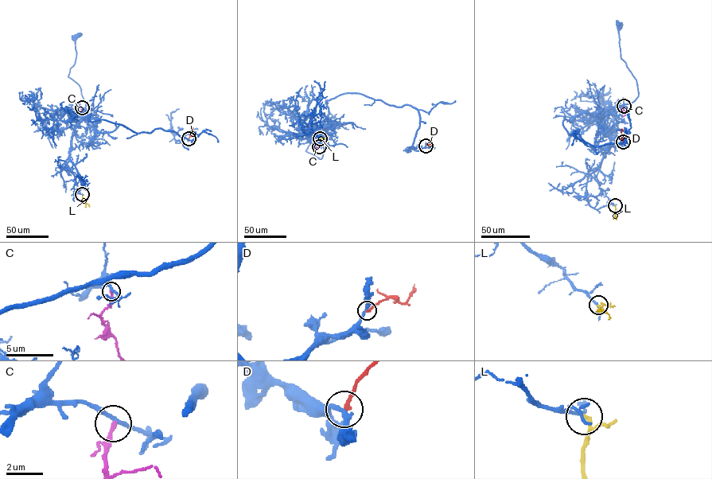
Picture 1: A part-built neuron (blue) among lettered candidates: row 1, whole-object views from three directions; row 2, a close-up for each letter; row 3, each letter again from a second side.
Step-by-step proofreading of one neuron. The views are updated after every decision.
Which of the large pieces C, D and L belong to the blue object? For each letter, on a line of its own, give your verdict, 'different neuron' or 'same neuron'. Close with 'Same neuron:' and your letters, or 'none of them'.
C: different neuron
D: different neuron
L: different neuron
Same neuron: none of them

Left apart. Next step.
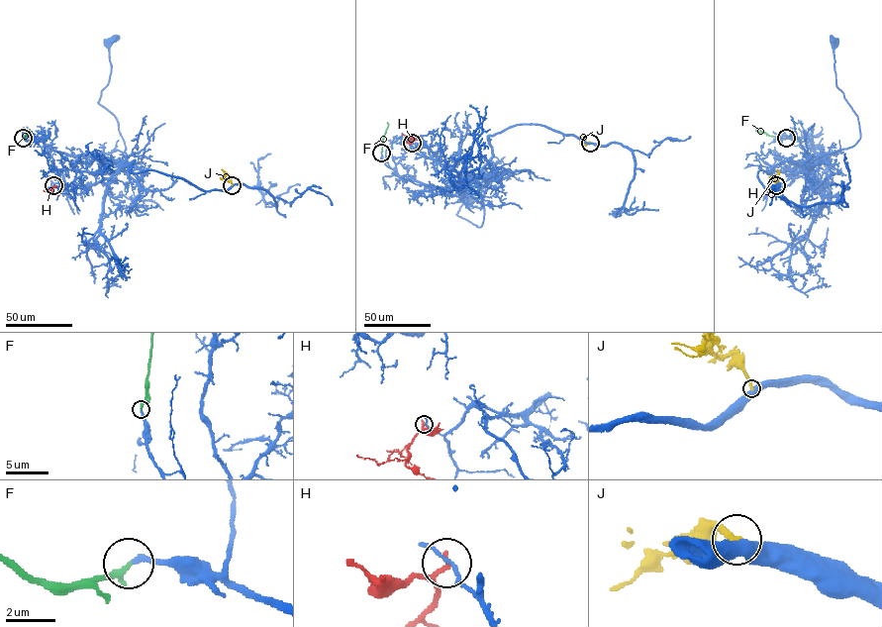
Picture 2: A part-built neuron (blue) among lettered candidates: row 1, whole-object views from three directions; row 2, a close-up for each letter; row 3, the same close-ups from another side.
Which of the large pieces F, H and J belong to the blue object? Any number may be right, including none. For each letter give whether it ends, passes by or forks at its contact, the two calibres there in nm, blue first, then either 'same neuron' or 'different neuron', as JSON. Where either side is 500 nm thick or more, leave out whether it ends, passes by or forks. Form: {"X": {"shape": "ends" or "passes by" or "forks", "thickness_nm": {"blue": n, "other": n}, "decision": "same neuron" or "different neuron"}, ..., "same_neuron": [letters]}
{"F": {"shape": "ends", "thickness_nm": {"blue": 220, "other": 240}, "decision": "same neuron"}, "H": {"shape": "passes by", "thickness_nm": {"blue": 130, "other": 160}, "decision": "different neuron"}, "J": {"thickness_nm": {"blue": 550, "other": 280}, "decision": "different neuron"}, "same_neuron": ["F"]}

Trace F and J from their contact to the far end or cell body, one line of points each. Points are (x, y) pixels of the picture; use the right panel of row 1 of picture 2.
F: (786, 138), (769, 136), (755, 129)
J: (776, 185), (777, 169)

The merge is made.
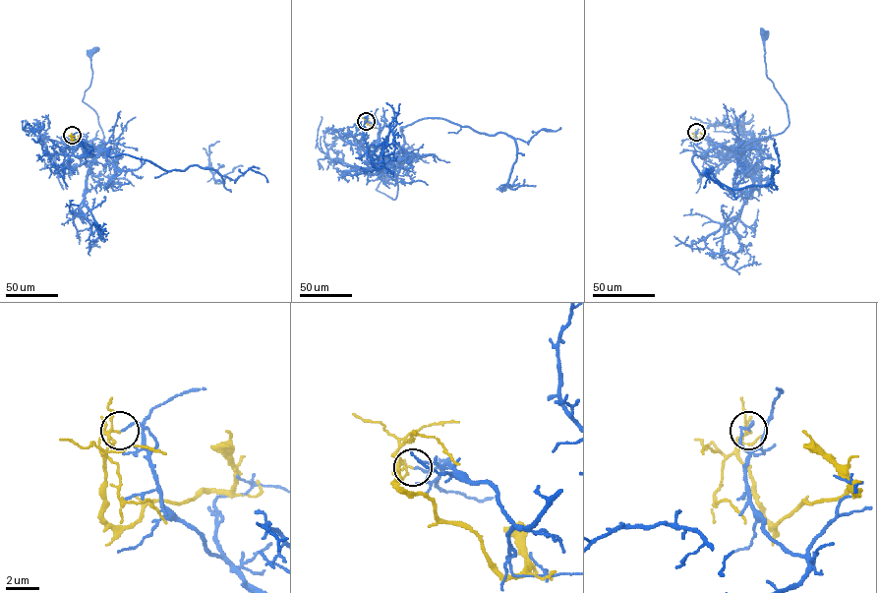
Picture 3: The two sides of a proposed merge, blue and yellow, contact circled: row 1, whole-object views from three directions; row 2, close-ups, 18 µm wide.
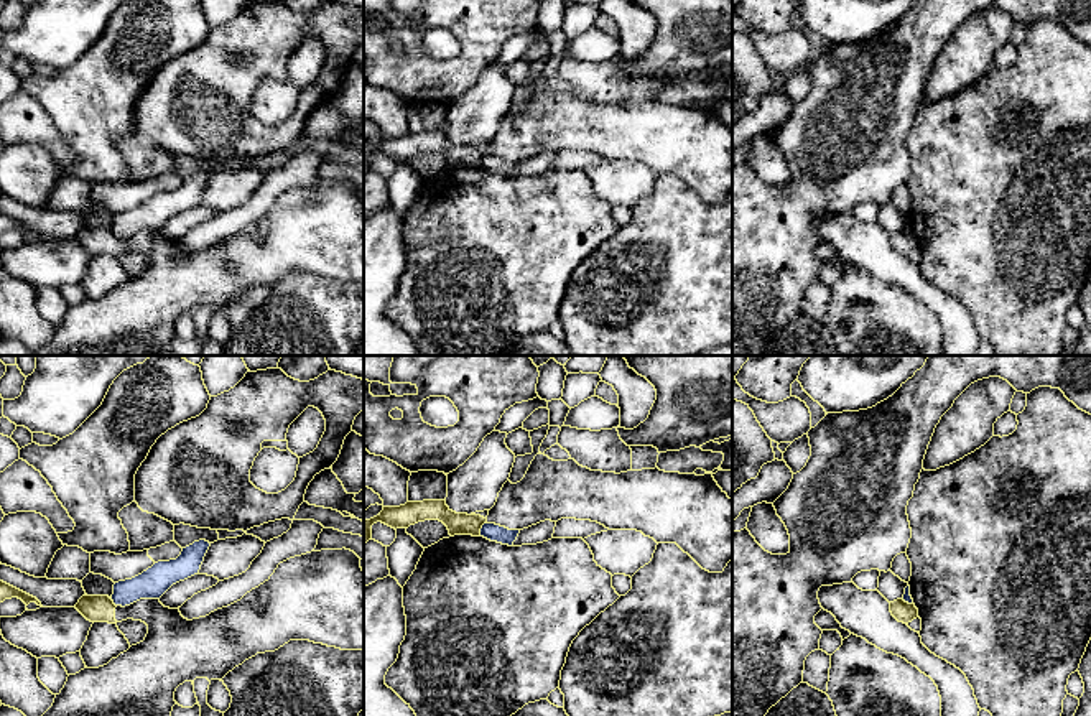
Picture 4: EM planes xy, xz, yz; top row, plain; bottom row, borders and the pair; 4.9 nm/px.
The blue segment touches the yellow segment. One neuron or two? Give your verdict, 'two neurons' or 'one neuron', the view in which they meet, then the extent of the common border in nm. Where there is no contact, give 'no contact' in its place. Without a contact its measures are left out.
two neurons | xz | 80 nm

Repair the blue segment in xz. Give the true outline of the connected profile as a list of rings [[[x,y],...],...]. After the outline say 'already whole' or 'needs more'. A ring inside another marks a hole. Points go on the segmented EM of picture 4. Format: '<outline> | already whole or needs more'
[[[484,523],[481,528],[481,537],[497,542],[502,545],[512,546],[517,540],[520,530],[508,530],[505,527],[495,525],[495,523]]] | already whole

